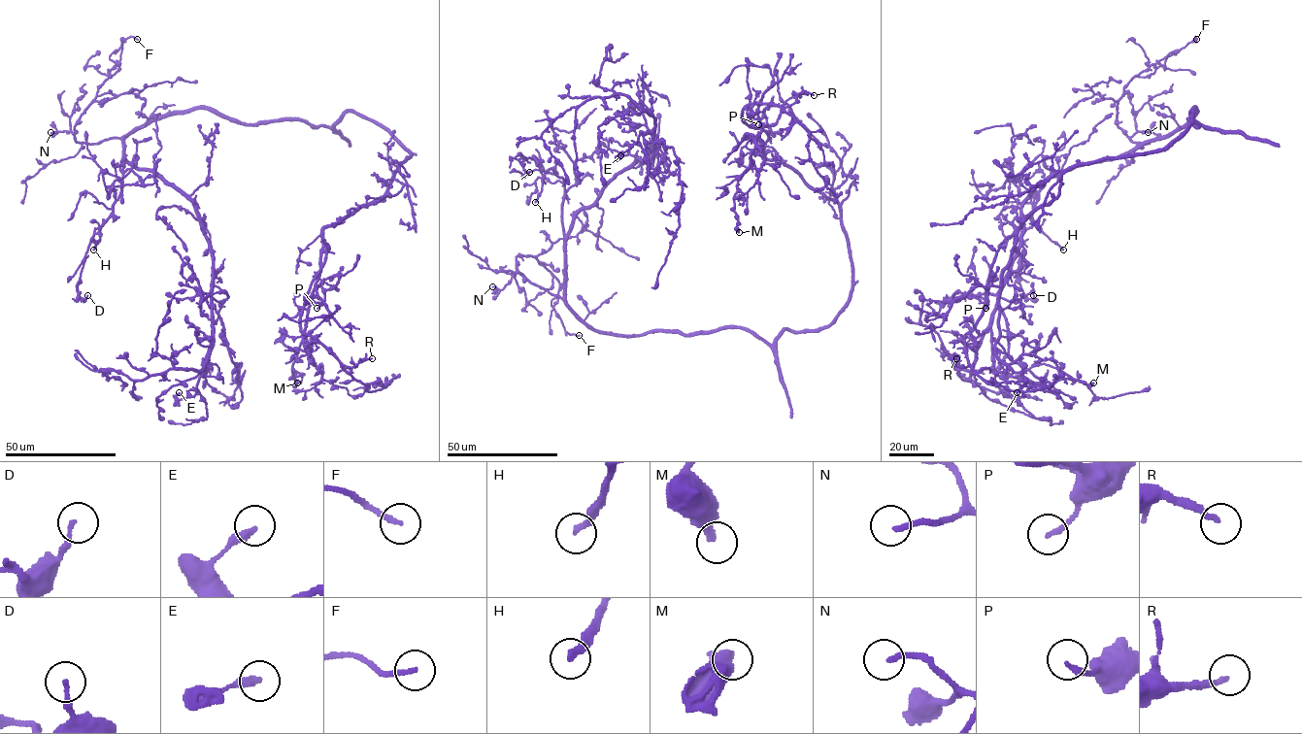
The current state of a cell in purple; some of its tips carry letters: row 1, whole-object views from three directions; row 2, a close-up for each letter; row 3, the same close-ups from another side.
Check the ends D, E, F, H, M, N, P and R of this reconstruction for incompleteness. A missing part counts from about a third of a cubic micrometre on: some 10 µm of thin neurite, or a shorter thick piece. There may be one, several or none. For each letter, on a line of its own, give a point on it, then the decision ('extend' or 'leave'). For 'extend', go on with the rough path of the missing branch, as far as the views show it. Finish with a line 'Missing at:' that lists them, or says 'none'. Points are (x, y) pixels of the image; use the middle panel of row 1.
D: (529, 172) | leave
E: (620, 155) | leave
F: (579, 335) | extend
H: (535, 202) | extend
M: (739, 232) | extend
N: (492, 286) | extend
P: (758, 124) | leave
R: (814, 95) | leave
Missing at: F, H, M, N

